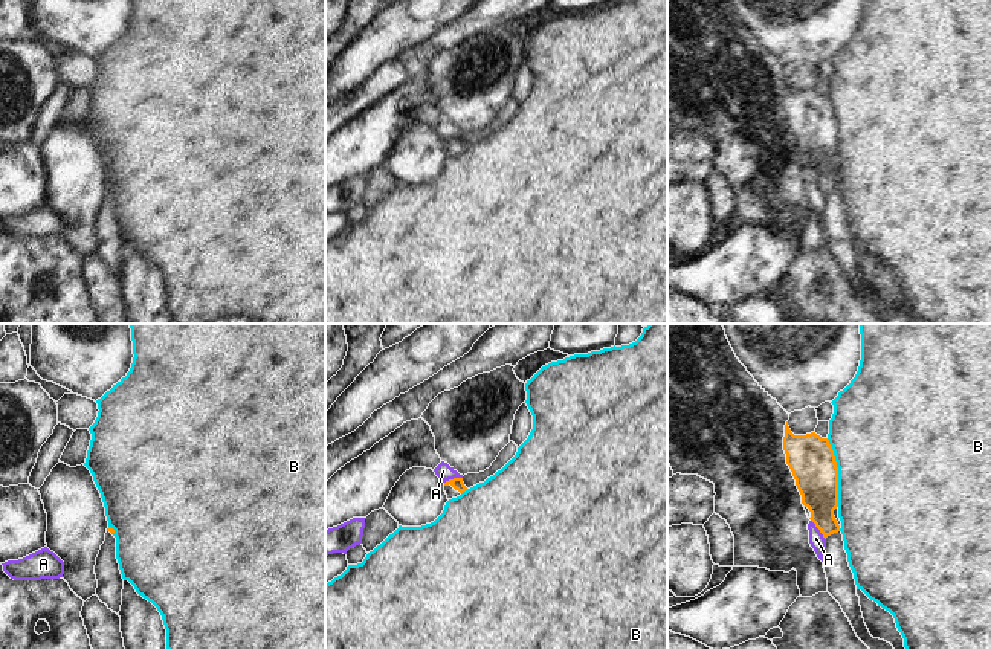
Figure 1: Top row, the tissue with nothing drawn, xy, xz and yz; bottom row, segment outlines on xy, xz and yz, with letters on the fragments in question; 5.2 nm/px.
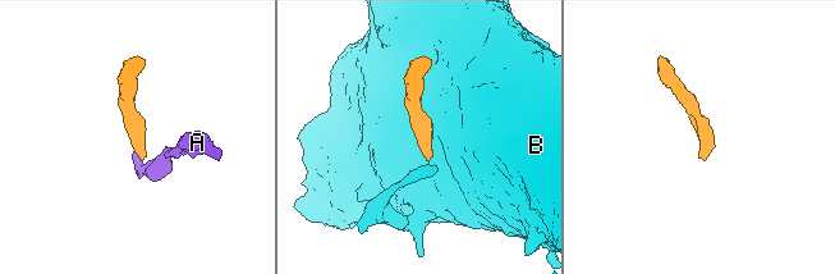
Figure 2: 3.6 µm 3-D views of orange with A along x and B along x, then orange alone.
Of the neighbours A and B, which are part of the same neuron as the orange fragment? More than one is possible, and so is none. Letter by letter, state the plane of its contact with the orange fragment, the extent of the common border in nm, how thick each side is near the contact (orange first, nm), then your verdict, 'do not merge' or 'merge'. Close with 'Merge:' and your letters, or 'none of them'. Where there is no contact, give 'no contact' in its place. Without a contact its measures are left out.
A: yz | 130 nm | 220/80 nm | do not merge
B: yz | 360 nm | 240/500 nm | do not merge
Merge: none of them

